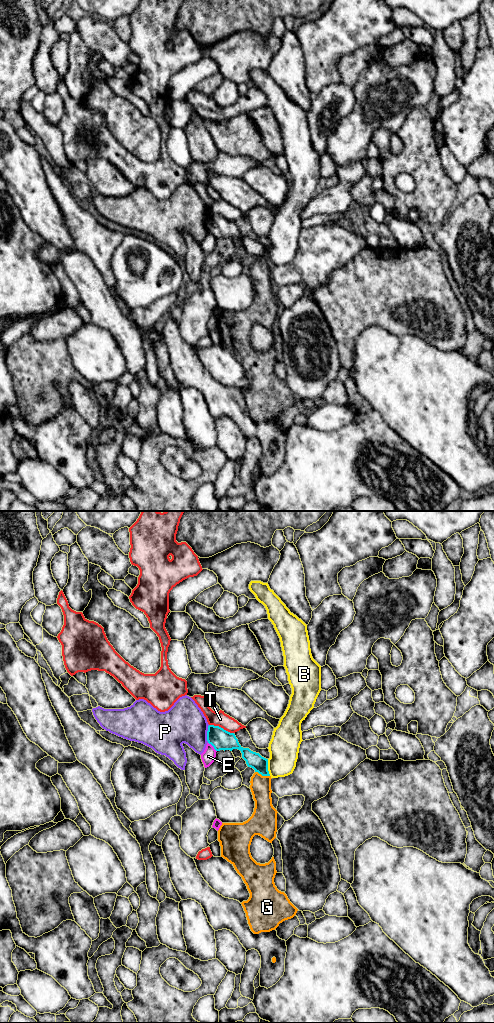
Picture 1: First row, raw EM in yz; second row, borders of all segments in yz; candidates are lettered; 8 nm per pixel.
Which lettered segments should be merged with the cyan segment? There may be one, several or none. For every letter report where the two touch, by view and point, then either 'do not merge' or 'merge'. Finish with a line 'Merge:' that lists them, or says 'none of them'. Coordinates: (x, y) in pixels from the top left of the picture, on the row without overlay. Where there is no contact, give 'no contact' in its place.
B: yz (267, 255) | do not merge
E: yz (213, 234) | do not merge
G: yz (262, 263) | merge
P: yz (207, 222) | do not merge
T: yz (220, 215) | do not merge
Merge: G

